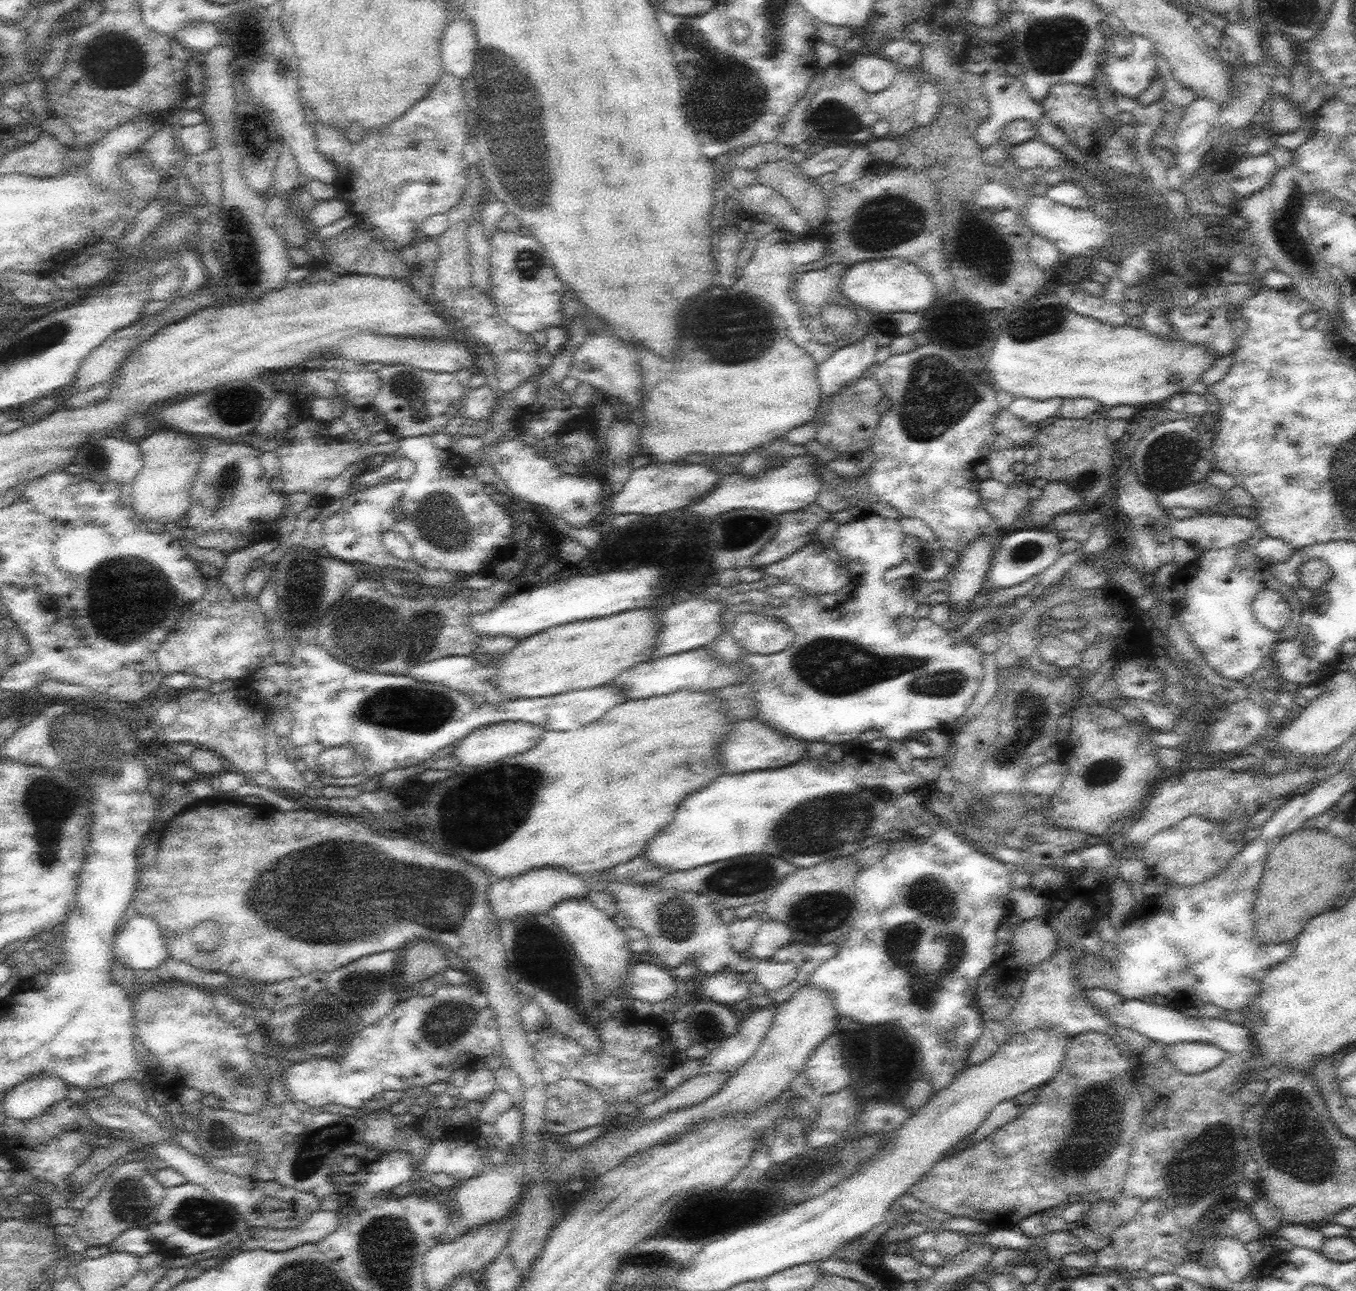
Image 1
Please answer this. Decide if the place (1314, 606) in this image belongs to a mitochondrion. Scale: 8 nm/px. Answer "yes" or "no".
no

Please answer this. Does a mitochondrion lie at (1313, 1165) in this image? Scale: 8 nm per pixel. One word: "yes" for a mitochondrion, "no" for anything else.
yes

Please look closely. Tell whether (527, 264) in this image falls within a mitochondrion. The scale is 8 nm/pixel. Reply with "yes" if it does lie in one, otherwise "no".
yes

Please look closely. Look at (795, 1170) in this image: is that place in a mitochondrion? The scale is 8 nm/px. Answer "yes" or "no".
no

